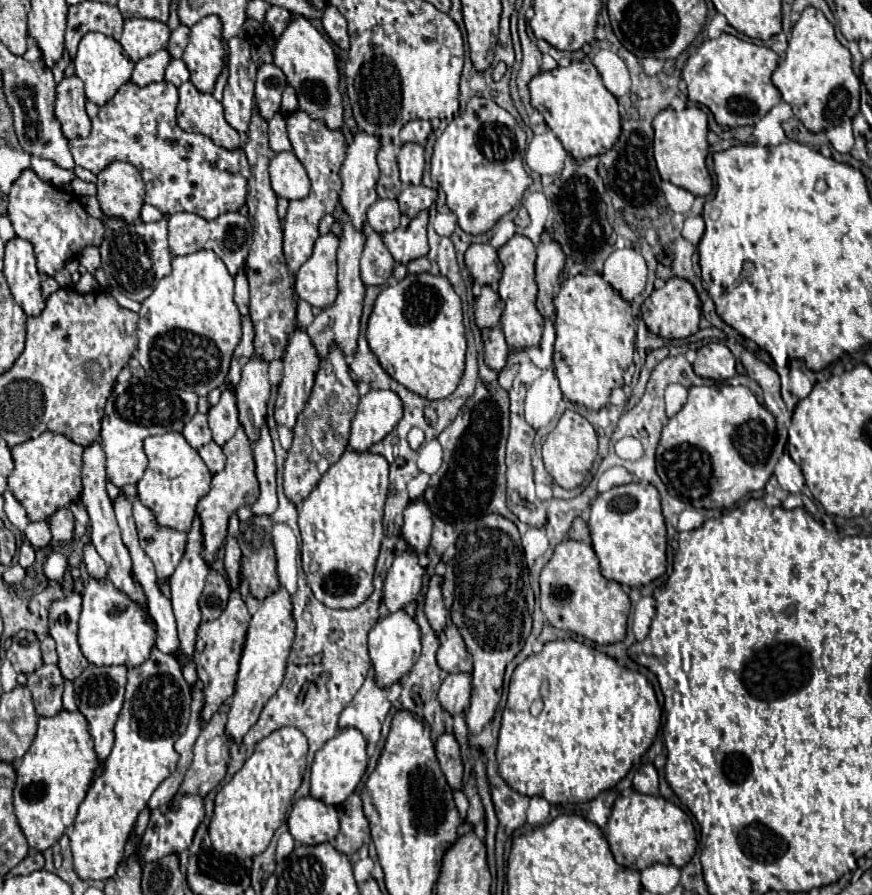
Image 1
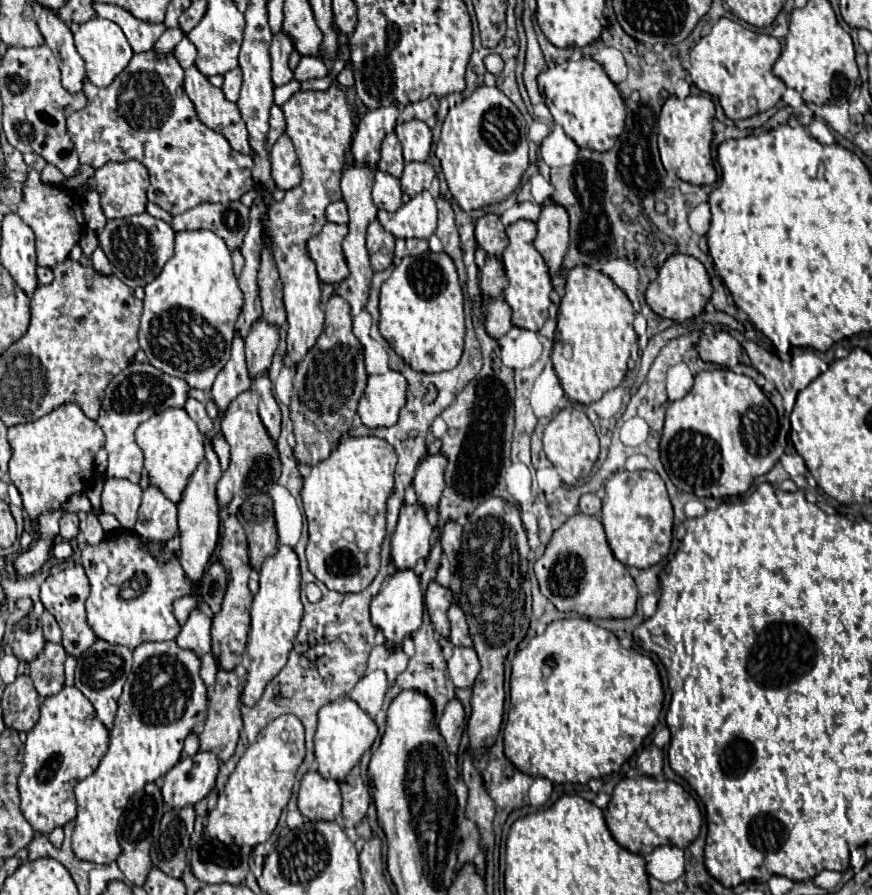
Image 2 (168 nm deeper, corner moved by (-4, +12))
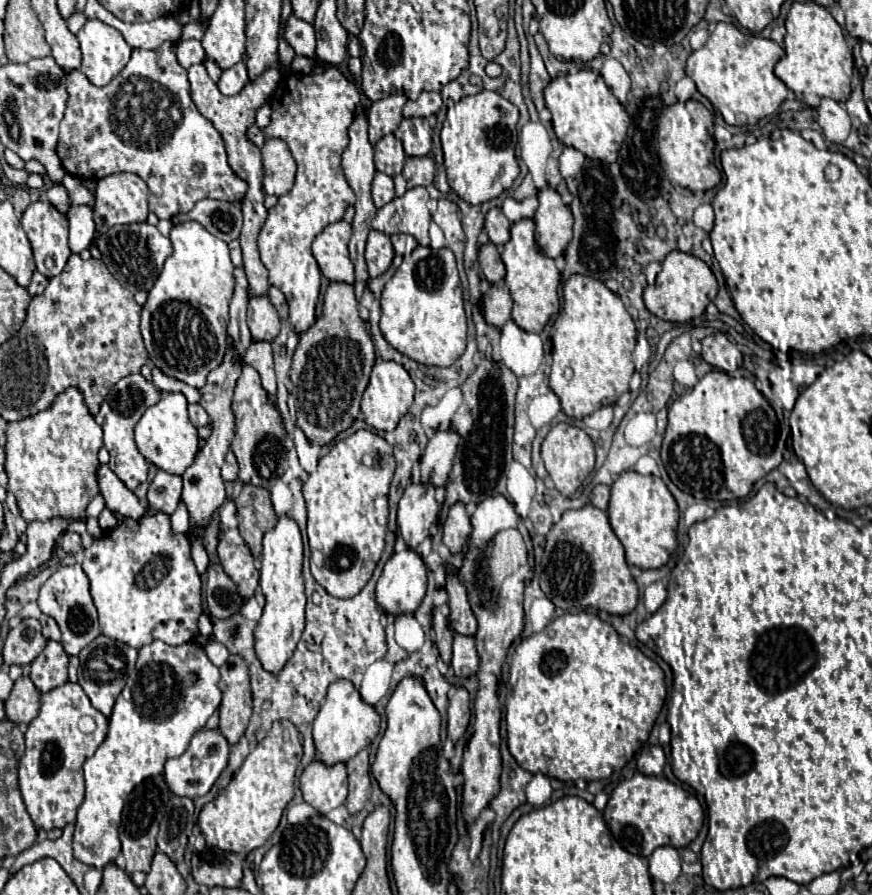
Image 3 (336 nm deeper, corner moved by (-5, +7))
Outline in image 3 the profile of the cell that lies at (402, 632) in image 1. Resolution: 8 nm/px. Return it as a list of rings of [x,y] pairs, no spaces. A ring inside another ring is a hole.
[[[403,549],[395,553],[379,581],[377,581],[377,603],[387,615],[415,613],[427,591],[427,573],[423,559],[413,549]]]

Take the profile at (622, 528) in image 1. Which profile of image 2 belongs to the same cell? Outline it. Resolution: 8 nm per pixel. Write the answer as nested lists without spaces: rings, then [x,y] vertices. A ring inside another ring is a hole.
[[[620,470],[606,480],[606,494],[602,498],[602,524],[614,556],[624,566],[636,566],[644,570],[658,564],[672,546],[672,518],[674,512],[664,480],[656,472]]]

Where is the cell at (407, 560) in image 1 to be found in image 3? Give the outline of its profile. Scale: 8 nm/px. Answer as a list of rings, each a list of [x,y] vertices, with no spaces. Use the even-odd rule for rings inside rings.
[[[409,483],[399,501],[397,513],[399,535],[403,537],[407,547],[415,549],[423,539],[431,535],[437,513],[439,503],[435,501],[435,487],[423,483]]]

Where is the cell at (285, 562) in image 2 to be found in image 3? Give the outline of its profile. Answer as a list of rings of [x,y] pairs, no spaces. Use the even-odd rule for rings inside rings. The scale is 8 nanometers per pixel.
[[[291,517],[279,519],[273,531],[263,537],[263,559],[259,587],[265,595],[263,615],[255,627],[255,653],[263,669],[277,675],[295,651],[295,645],[305,627],[305,587],[303,575],[303,543],[297,523]]]

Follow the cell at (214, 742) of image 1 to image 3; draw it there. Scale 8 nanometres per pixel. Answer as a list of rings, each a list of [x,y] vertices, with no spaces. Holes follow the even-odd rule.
[[[229,655],[227,663],[221,665],[219,689],[223,701],[219,707],[219,733],[229,745],[235,745],[249,723],[251,717],[251,689],[249,689],[249,669],[243,657]]]

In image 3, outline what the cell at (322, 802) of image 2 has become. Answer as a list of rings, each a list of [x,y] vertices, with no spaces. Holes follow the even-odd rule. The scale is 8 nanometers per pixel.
[[[315,759],[311,765],[305,767],[305,771],[301,775],[301,793],[303,793],[303,801],[307,805],[311,805],[313,809],[317,809],[319,815],[327,815],[329,811],[337,809],[347,799],[347,773],[345,773],[345,765],[337,763],[335,767],[327,767],[327,765],[323,765],[321,761]]]

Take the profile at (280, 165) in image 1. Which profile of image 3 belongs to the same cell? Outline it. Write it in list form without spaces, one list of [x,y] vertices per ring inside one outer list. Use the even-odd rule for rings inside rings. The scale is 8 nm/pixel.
[[[267,139],[263,145],[263,165],[265,165],[265,193],[267,195],[285,195],[295,183],[295,159],[281,139]]]

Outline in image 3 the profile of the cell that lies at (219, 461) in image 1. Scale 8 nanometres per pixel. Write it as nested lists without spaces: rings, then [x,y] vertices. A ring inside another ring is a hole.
[[[227,451],[227,455],[225,455],[225,465],[221,467],[221,477],[225,481],[235,481],[237,479],[237,459],[231,451]]]

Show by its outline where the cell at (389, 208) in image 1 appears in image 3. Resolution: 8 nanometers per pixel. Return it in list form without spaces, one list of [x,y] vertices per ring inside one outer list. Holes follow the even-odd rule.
[[[377,173],[375,179],[373,179],[373,203],[375,207],[383,207],[387,203],[391,203],[391,199],[395,199],[395,187],[393,187],[393,179],[389,175],[383,175],[383,173]]]

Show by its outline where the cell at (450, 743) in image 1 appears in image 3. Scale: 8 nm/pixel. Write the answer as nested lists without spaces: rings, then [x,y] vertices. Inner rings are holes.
[[[457,689],[455,697],[449,699],[447,707],[447,735],[453,743],[457,743],[459,737],[463,737],[463,733],[467,731],[469,719],[471,719],[469,693],[465,689]]]

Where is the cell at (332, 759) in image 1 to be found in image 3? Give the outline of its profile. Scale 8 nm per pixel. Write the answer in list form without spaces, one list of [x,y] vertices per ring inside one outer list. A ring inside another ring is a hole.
[[[337,681],[329,685],[325,703],[313,721],[313,741],[317,747],[317,759],[329,767],[337,763],[347,763],[363,747],[369,747],[379,733],[379,715],[375,707],[367,705],[359,691],[349,681]]]

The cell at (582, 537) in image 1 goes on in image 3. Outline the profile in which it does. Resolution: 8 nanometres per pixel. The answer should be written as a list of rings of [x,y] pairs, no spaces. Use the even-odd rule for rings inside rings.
[[[595,485],[595,489],[591,491],[591,505],[599,507],[601,511],[607,511],[607,503],[609,503],[609,487]]]

